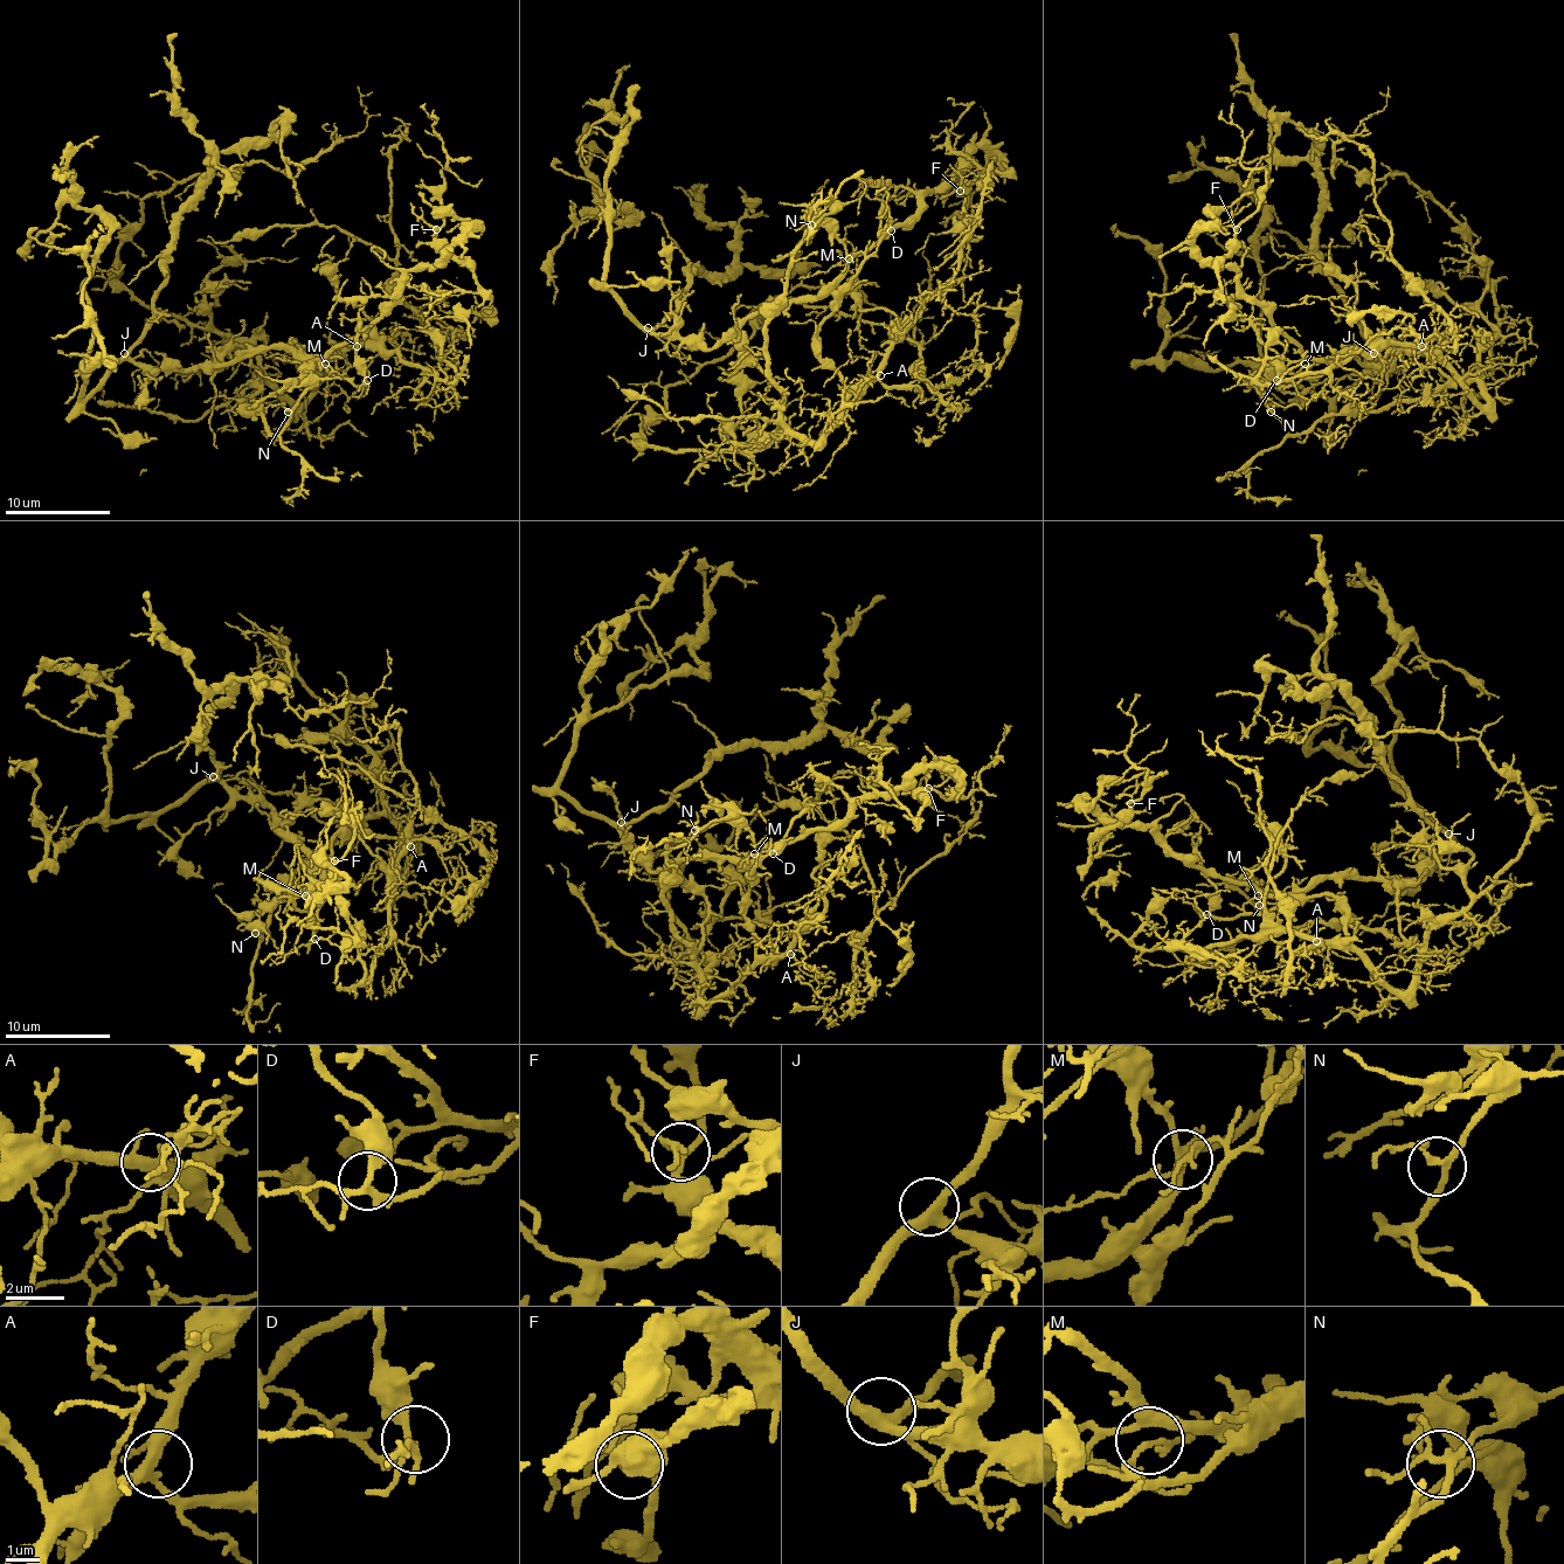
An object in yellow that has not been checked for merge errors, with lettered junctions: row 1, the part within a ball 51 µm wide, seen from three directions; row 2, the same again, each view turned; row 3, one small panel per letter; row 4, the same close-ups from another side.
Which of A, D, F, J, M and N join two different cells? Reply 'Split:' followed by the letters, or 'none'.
Split: none

